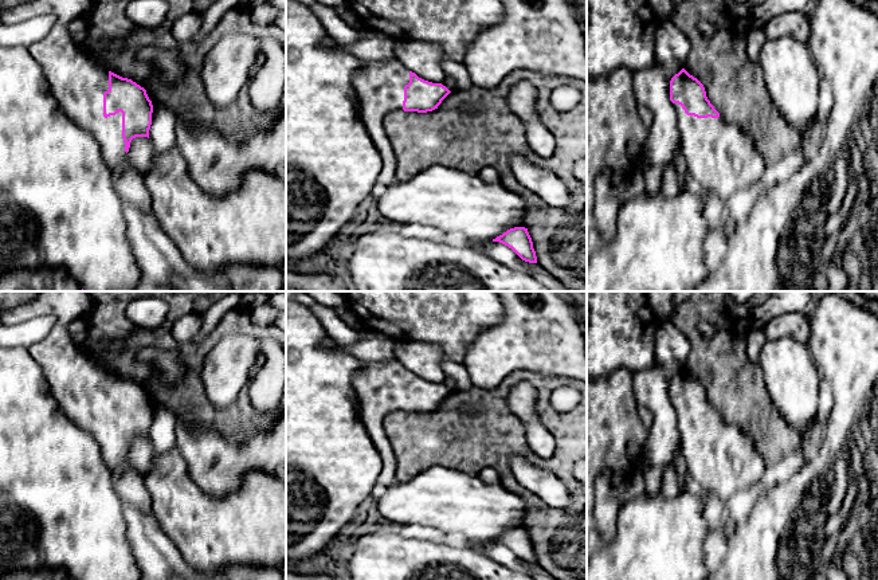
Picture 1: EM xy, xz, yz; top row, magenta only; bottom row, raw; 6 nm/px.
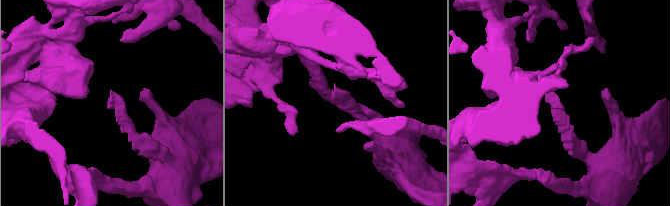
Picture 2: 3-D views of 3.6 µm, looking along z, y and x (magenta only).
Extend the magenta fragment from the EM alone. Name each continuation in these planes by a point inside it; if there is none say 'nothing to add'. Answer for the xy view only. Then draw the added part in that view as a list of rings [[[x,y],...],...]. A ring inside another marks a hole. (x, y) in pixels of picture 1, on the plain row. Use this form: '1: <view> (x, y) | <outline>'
1: xy (77, 383) | [[[39,291],[31,301],[1,310],[0,320],[3,325],[11,325],[42,314],[56,318],[50,334],[27,349],[42,368],[60,411],[94,438],[115,477],[121,467],[130,463],[122,439],[122,414],[103,418],[109,371],[99,368],[89,354],[81,353],[68,330],[70,324],[93,303],[87,291]]]

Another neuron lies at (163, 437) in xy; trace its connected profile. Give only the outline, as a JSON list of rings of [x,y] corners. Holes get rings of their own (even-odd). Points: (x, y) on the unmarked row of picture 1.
[[[153,407],[149,440],[156,454],[165,454],[177,447],[176,416],[168,407]]]

